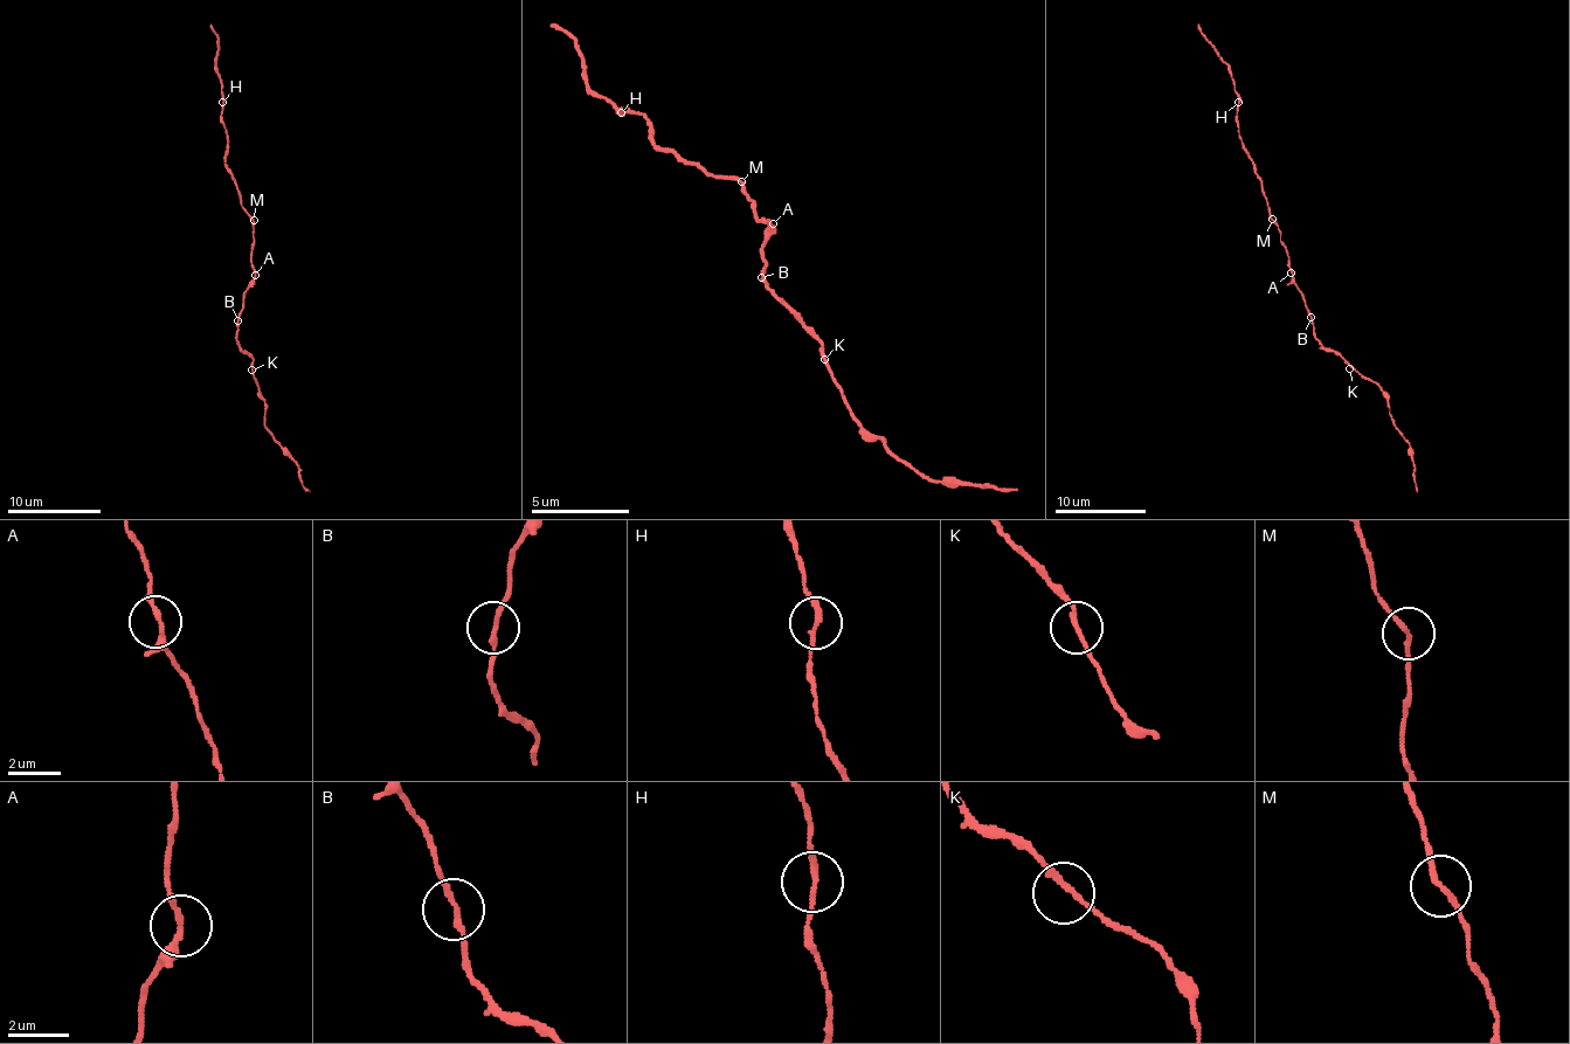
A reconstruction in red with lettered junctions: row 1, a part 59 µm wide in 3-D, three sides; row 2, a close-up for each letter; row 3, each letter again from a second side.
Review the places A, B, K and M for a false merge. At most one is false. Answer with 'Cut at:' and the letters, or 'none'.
Cut at: none

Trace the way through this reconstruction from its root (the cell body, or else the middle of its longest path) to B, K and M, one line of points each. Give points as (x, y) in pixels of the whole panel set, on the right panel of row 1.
B: (1293, 272), (1311, 317)
K: (1293, 272), (1313, 324), (1313, 336), (1349, 368)
M: (1293, 272), (1280, 230), (1272, 219)

